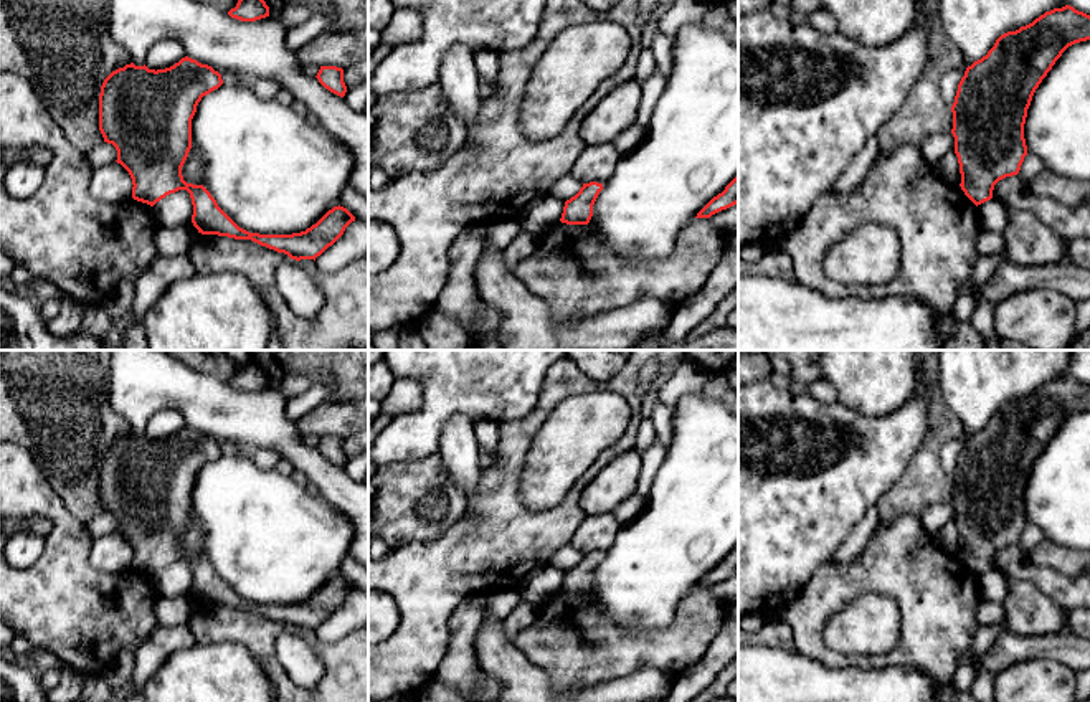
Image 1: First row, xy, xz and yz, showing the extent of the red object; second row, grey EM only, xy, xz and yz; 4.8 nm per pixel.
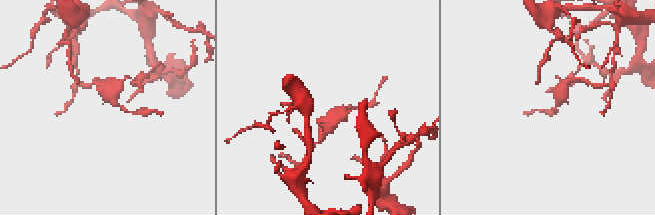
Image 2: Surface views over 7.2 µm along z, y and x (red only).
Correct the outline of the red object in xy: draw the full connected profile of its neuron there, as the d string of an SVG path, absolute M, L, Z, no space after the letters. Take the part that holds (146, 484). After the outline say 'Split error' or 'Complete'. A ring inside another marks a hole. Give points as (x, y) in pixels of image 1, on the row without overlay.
M188 426L170 438L149 439L126 434L112 441L101 456L99 500L104 512L112 514L121 534L132 548L132 568L154 576L157 572L178 560L187 560L192 568L192 593L201 605L218 605L235 610L251 610L261 616L287 624L291 629L314 629L332 616L355 591L344 576L334 576L315 595L292 605L259 605L239 598L216 573L203 555L187 553L182 537L192 519L192 489L203 466L223 454L221 444L208 434Z. Complete

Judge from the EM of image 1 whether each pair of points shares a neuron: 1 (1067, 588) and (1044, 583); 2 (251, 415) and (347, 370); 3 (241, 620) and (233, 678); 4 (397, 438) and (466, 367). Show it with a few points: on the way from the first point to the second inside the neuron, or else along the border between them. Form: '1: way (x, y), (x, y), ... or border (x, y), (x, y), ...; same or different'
1: way (1062, 588), (1049, 583); same
2: border (270, 385), (288, 398); different
3: border (200, 643), (238, 641), (265, 669); different
4: way (417, 425), (451, 387); same

